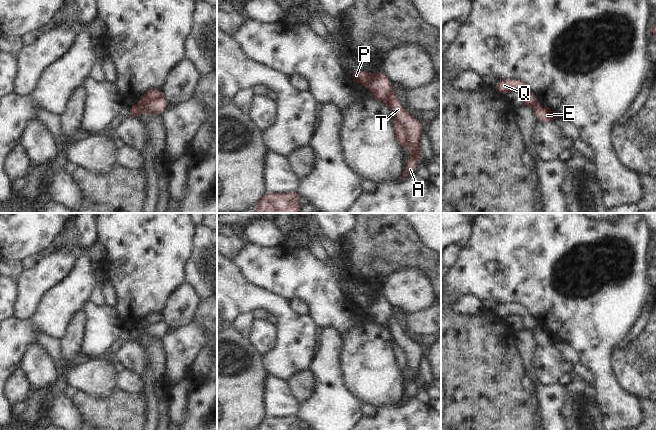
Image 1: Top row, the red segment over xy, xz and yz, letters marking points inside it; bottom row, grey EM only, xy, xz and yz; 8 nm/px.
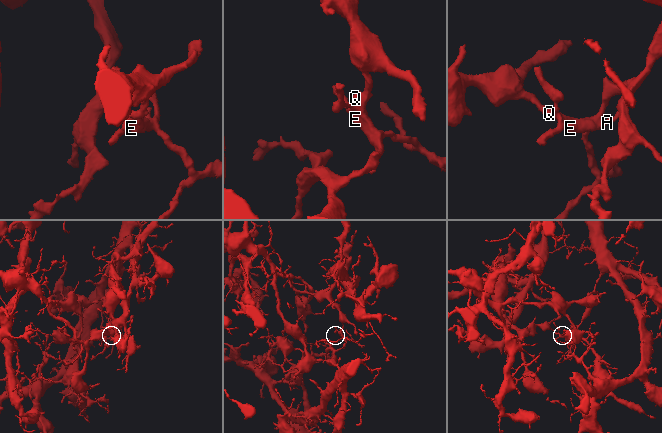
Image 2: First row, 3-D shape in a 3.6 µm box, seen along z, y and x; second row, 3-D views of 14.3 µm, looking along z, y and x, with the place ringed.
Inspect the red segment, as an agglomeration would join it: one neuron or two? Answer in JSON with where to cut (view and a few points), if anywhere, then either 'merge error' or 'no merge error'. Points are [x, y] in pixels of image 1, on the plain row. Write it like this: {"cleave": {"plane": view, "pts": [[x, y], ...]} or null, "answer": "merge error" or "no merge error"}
{"cleave": {"plane": "xz", "pts": [[394, 341], [405, 355], [407, 372], [418, 382]]}, "answer": "merge error"}

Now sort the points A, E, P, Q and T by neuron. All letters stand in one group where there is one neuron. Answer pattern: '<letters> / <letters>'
A E / P Q T

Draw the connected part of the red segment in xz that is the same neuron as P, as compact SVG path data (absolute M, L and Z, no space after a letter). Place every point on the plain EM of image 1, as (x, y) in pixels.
M353 294L350 299L355 307L361 309L366 309L374 302L368 295Z

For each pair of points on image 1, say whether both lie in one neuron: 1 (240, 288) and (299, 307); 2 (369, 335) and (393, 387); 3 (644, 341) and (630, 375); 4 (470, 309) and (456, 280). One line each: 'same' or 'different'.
1: different
2: same
3: same
4: different

